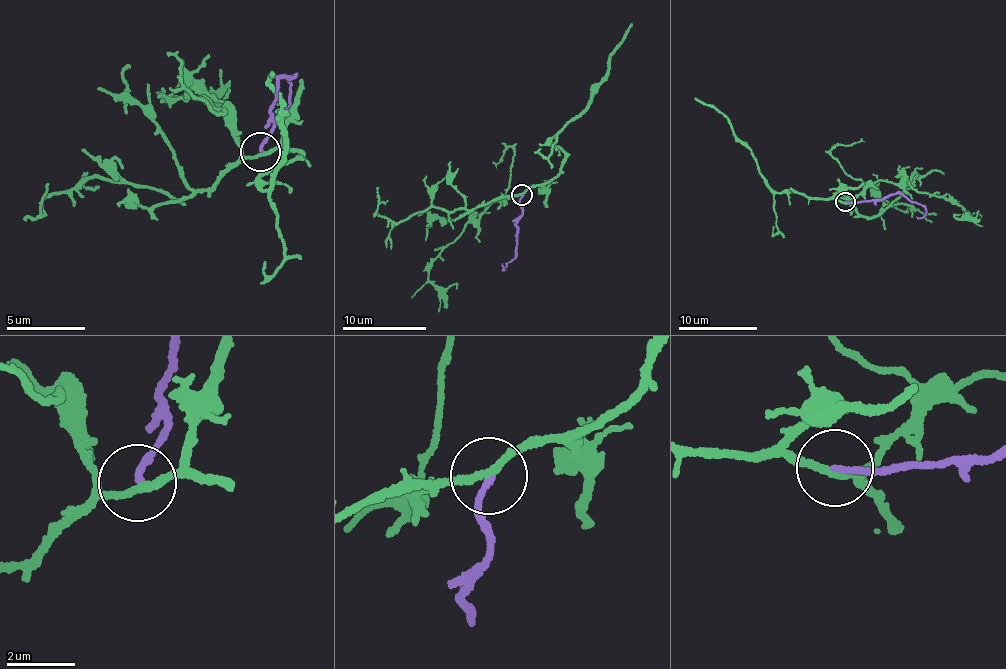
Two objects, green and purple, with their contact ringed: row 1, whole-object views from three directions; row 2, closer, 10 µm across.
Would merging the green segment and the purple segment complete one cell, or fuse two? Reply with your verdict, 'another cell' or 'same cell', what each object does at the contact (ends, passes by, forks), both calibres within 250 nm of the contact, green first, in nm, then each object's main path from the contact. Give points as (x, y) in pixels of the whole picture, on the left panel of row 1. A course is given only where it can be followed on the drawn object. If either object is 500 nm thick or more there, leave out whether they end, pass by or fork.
same cell; green passes by; purple ends; calibres 190 and 170 nm; course green (259, 153), (301, 153), (265, 176), (263, 187), (273, 184), (284, 132), (277, 90), (267, 80), (272, 73); course purple (259, 153), (273, 116), (274, 83), (280, 77), (293, 75), (292, 102), (283, 110)

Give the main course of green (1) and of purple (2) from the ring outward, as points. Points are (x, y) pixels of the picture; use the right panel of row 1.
1: (845, 202), (769, 187), (759, 171), (756, 158), (747, 144), (735, 136), (732, 124), (719, 111), (694, 98)
2: (845, 202), (878, 201), (895, 193), (902, 194), (926, 211), (921, 218), (917, 218)

